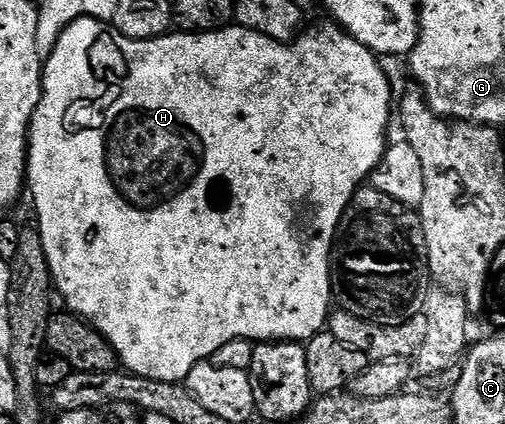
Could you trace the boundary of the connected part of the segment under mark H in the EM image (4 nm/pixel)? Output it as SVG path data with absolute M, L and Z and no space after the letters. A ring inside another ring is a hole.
M75 19L58 37L54 49L46 56L44 63L44 92L40 98L38 109L32 118L32 126L28 133L28 173L26 187L32 191L32 203L36 206L36 219L45 247L46 261L55 290L60 290L64 298L63 305L73 315L82 318L108 342L119 359L119 366L125 372L131 372L139 378L150 378L158 382L180 383L187 380L194 365L208 361L216 349L235 339L249 341L307 341L325 330L332 297L332 242L336 240L336 230L340 224L342 213L348 207L355 191L365 186L372 171L382 161L384 148L390 139L384 134L388 131L388 122L394 119L394 95L388 84L388 75L380 68L381 60L366 45L362 45L354 37L350 37L343 27L335 22L327 21L321 27L312 27L296 36L290 43L276 43L270 37L254 35L243 29L225 29L223 31L205 31L203 33L167 33L156 39L132 40L113 29L103 19Z

